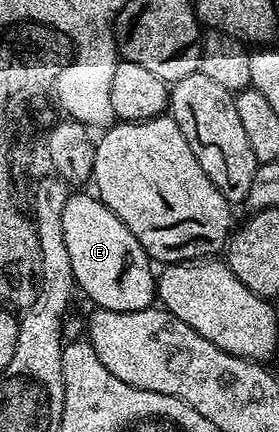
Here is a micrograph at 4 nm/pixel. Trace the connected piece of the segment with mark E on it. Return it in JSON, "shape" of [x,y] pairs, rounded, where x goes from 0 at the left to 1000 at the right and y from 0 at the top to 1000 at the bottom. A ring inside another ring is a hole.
{"shape":[[[301,442],[247,454],[237,488],[222,488],[222,537],[237,542],[237,572],[251,579],[269,667],[290,669],[348,715],[509,720],[548,713],[566,688],[566,641],[552,623],[545,632],[552,613],[530,586],[355,454],[287,444]]]}

